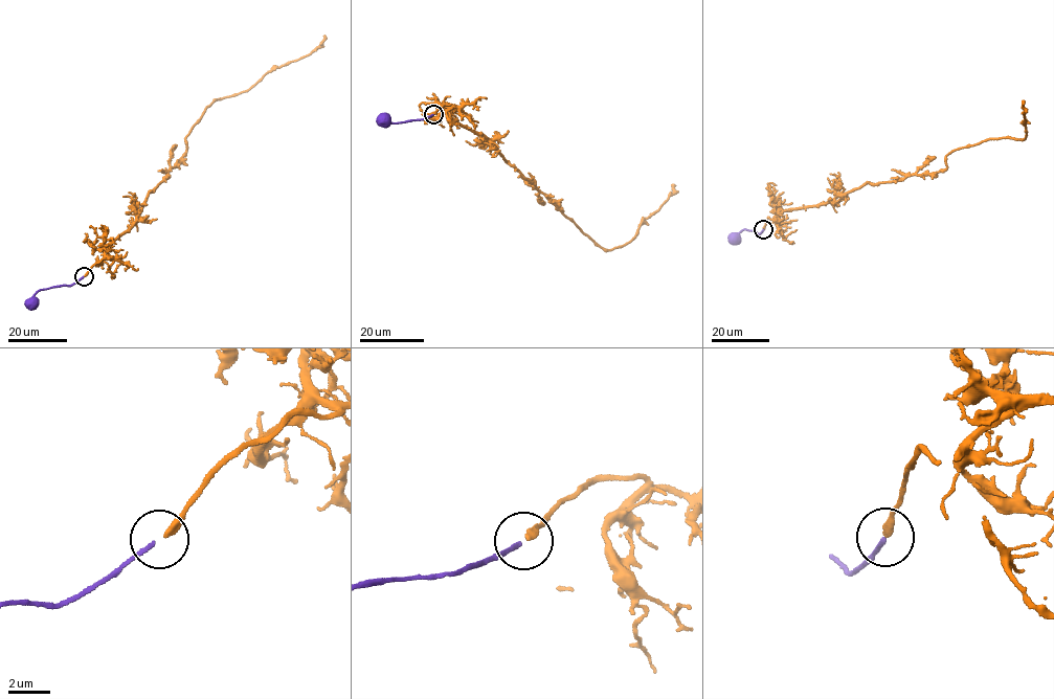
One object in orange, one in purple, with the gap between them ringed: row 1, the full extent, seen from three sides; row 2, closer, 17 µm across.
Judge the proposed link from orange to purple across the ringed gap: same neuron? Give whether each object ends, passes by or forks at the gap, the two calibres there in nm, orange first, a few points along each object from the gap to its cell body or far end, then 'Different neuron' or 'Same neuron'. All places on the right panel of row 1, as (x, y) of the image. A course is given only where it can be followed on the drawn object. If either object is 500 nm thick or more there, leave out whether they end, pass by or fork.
At the ring orange ends. At the ring purple ends. Thickness 340 nm (orange) against 200 nm. Course of orange: (763, 229), (782, 210), (825, 204), (867, 183), (942, 172), (957, 149), (1024, 140), (1024, 100). Course of purple: (763, 229), (759, 234), (745, 229), (738, 233), (737, 240), (733, 239). Same neuron

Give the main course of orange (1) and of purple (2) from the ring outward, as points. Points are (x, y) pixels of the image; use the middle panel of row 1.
1: (434, 114), (451, 105), (448, 111), (454, 119), (486, 136), (507, 162), (606, 249), (631, 241), (673, 185)
2: (432, 114), (423, 119), (389, 123), (385, 123), (388, 121), (384, 118)

